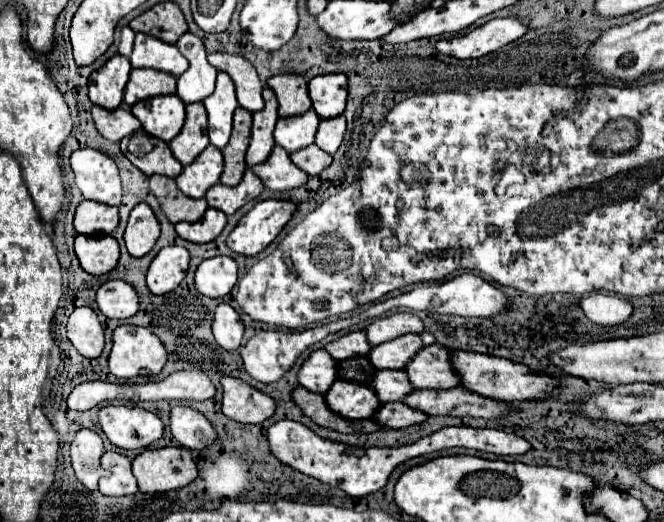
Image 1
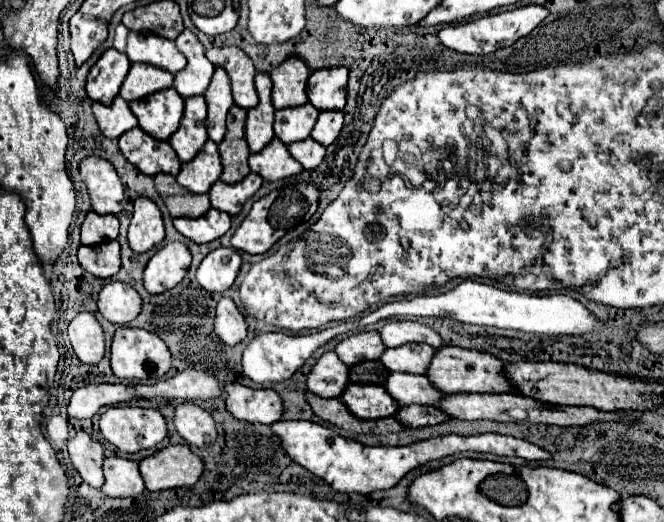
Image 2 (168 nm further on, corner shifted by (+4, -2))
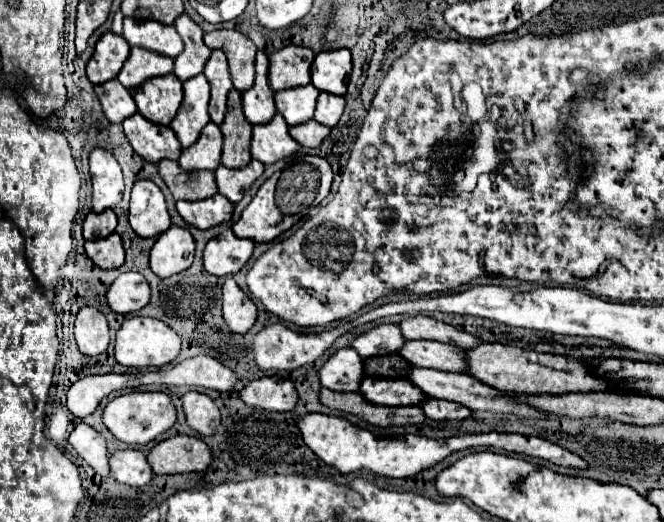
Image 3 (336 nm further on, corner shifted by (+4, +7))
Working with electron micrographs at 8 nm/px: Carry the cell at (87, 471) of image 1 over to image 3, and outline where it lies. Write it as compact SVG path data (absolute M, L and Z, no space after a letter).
M84 421L74 427L74 431L68 437L70 445L78 451L78 455L102 477L108 477L108 449L106 449L106 439L86 425Z

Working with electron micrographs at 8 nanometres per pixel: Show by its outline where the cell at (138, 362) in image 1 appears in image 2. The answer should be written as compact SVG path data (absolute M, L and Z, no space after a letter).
M128 326L116 330L110 364L118 378L160 380L168 372L170 362L172 356L156 334Z

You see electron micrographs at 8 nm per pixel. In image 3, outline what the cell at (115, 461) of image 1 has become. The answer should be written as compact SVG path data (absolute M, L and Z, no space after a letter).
M136 449L116 451L114 455L110 455L110 469L116 481L132 487L148 485L152 479L152 467L146 455Z

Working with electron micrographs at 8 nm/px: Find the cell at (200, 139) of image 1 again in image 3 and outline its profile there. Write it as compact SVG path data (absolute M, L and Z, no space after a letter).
M204 73L188 79L184 83L184 99L176 113L176 119L170 123L182 147L190 147L204 125L210 121L208 117L208 99L210 99L210 85Z

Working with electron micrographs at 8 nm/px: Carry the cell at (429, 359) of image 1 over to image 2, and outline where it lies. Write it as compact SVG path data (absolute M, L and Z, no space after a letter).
M456 346L436 348L434 360L426 370L426 376L434 388L442 394L458 394L458 392L510 392L510 382L502 374L502 360L482 354L476 350L464 350Z

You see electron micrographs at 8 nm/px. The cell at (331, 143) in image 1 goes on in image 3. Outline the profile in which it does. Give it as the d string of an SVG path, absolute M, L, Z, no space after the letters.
M322 91L318 97L314 119L326 127L334 127L338 123L338 119L342 117L342 111L344 111L344 97Z

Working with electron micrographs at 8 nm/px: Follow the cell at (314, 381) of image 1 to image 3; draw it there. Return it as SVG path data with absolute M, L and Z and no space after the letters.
M352 347L336 351L320 369L320 383L330 391L358 391L364 379L364 363Z

